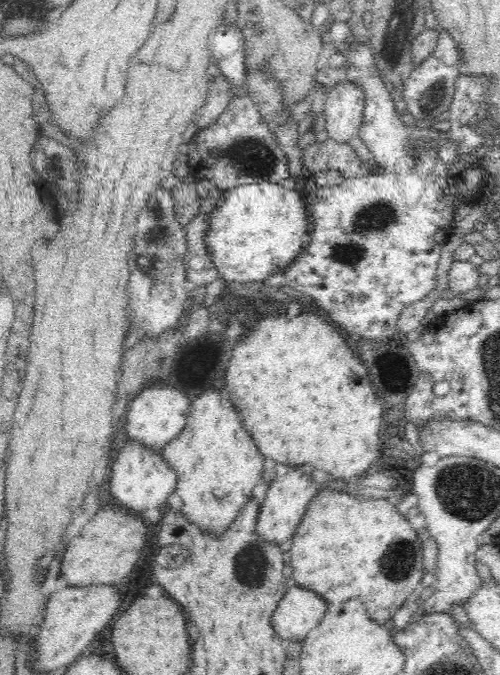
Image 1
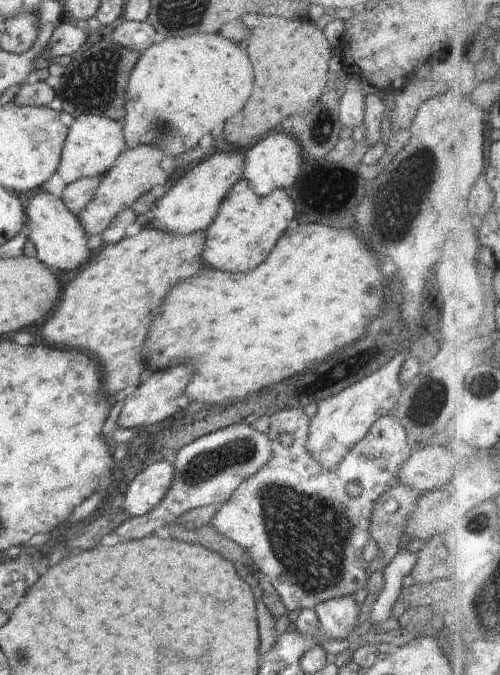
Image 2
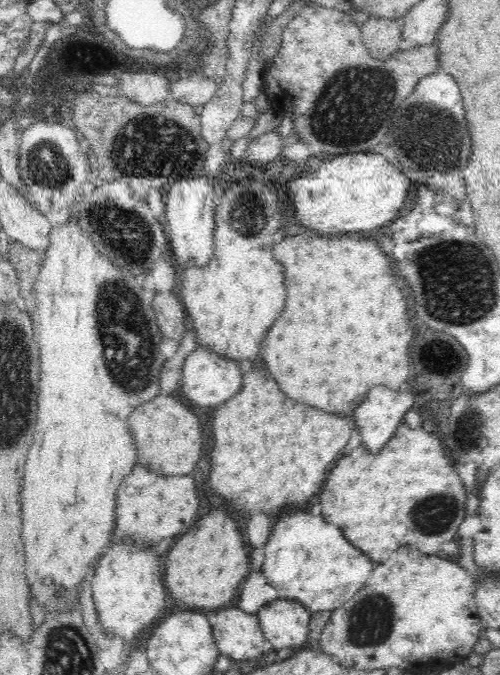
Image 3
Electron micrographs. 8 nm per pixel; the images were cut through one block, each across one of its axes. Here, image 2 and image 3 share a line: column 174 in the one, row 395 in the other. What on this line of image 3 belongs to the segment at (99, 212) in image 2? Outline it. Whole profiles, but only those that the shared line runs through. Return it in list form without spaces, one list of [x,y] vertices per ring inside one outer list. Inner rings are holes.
[[[158,394],[129,416],[128,430],[136,443],[137,464],[164,476],[186,476],[202,456],[202,425],[198,418],[170,394]]]

